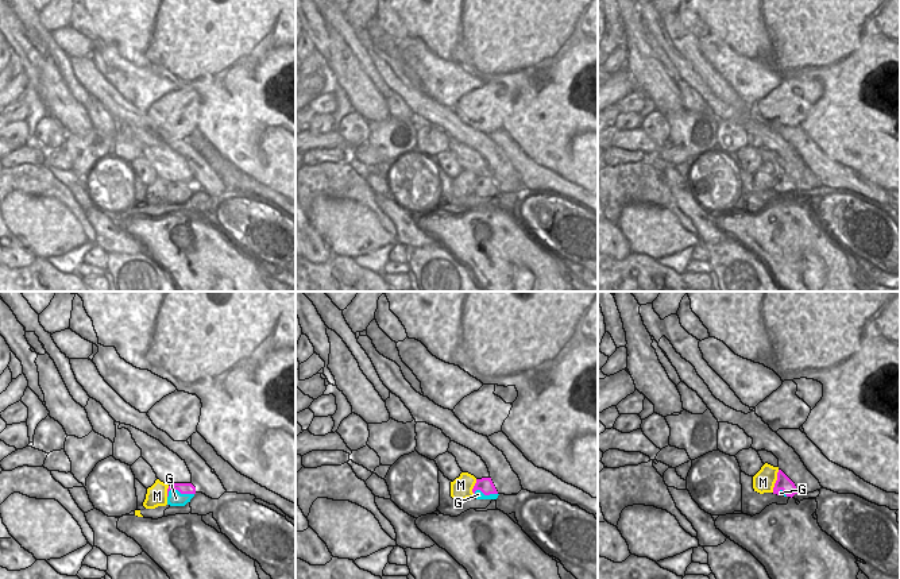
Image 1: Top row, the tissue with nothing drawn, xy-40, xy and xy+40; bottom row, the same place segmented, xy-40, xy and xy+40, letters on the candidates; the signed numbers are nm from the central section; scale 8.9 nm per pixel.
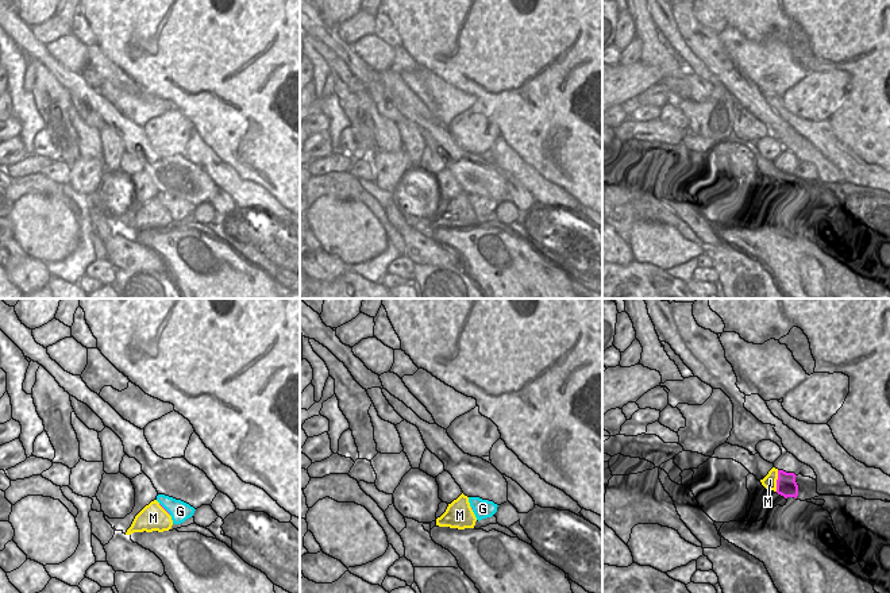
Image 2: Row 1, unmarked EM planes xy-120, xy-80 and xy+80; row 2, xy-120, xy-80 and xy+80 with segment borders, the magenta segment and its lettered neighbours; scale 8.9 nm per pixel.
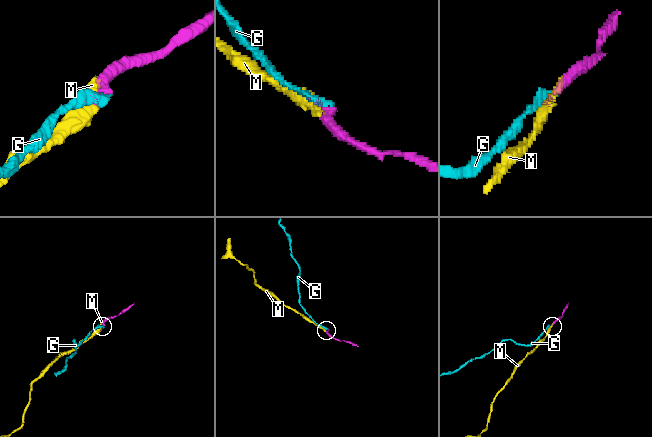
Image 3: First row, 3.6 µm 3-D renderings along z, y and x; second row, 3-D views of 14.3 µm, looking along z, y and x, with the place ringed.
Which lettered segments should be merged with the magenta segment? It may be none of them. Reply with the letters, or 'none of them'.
M.

